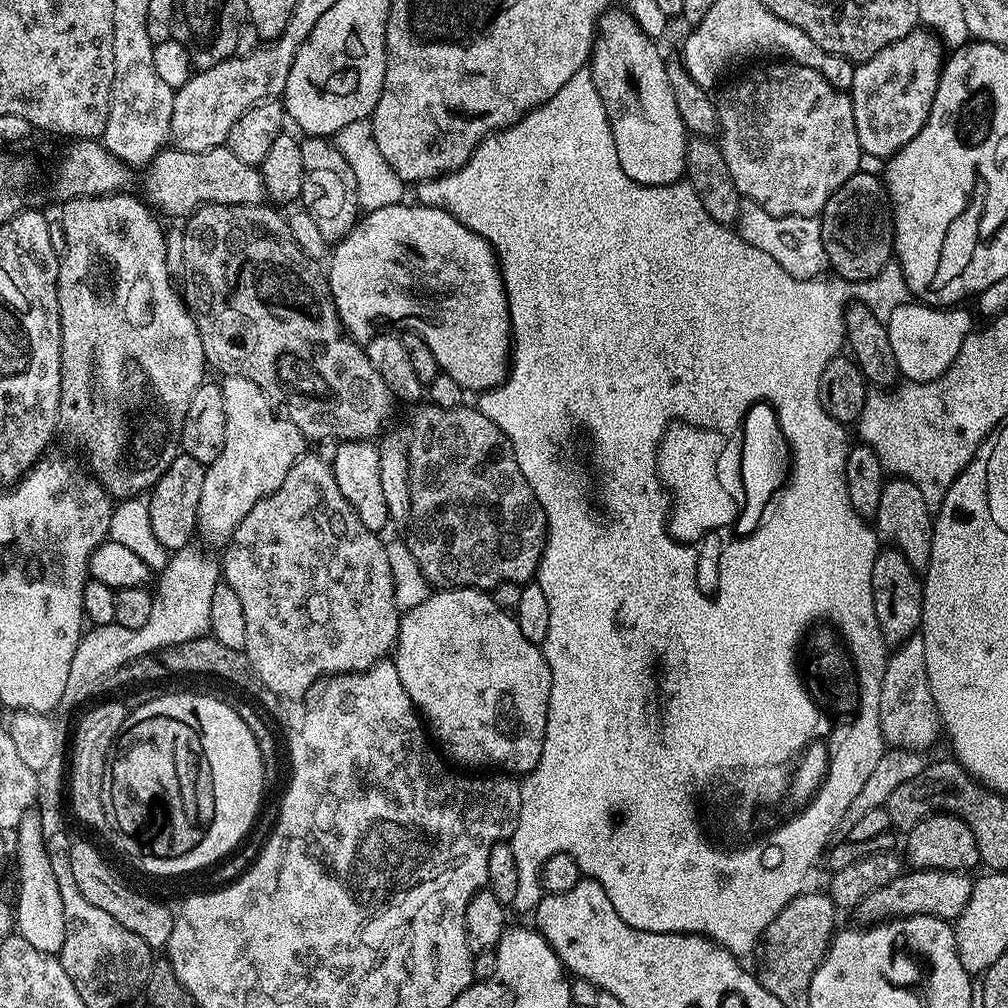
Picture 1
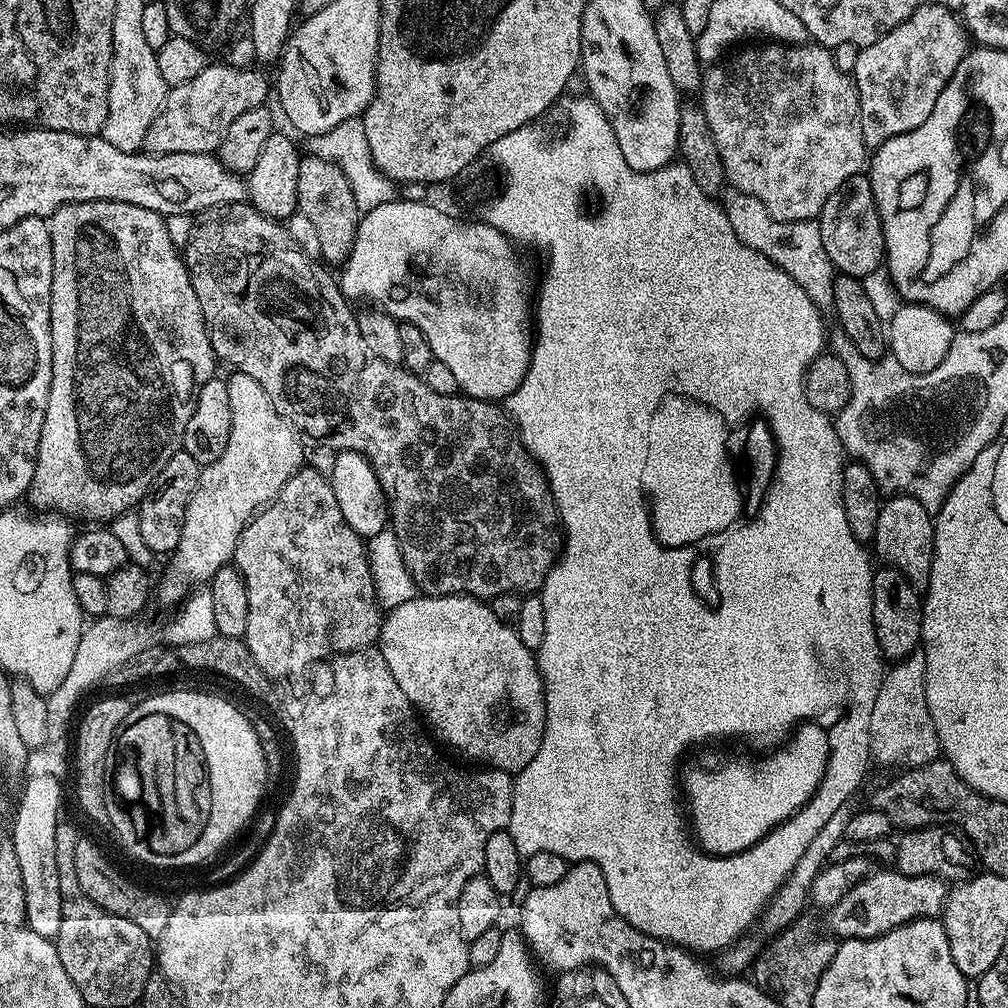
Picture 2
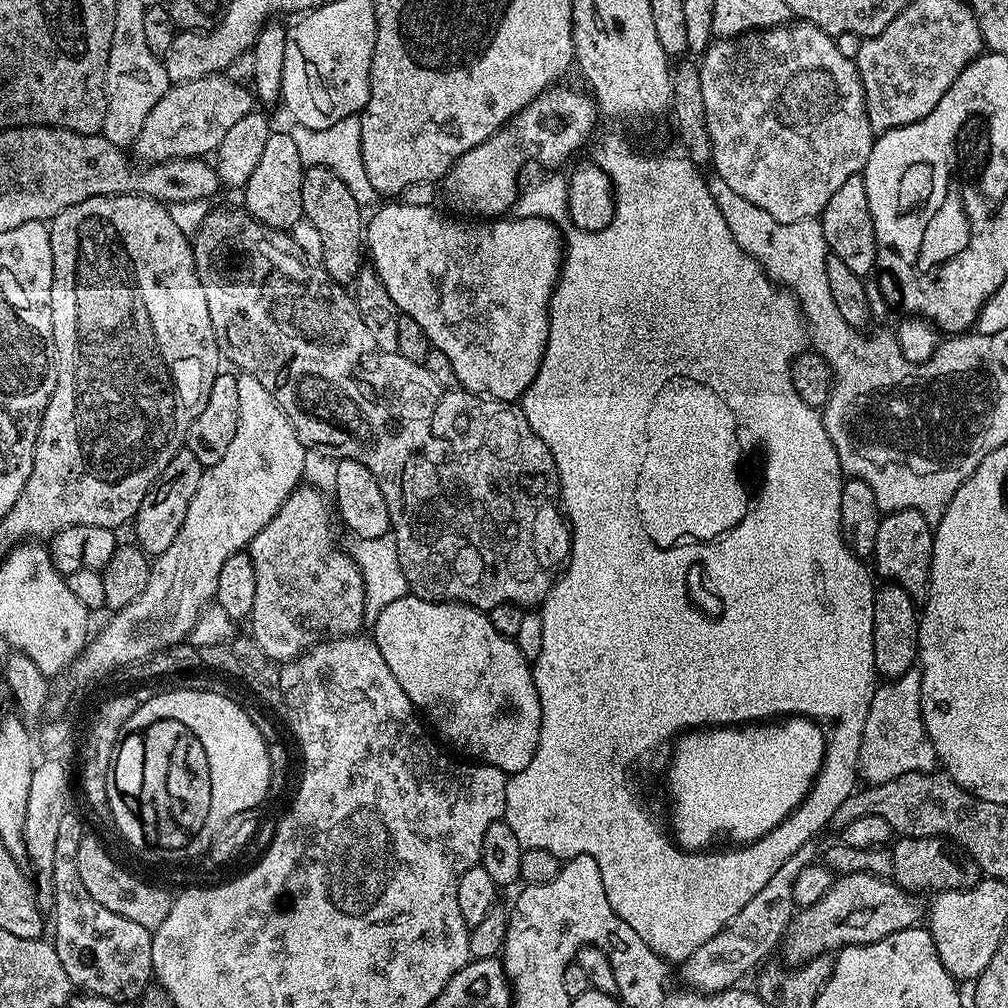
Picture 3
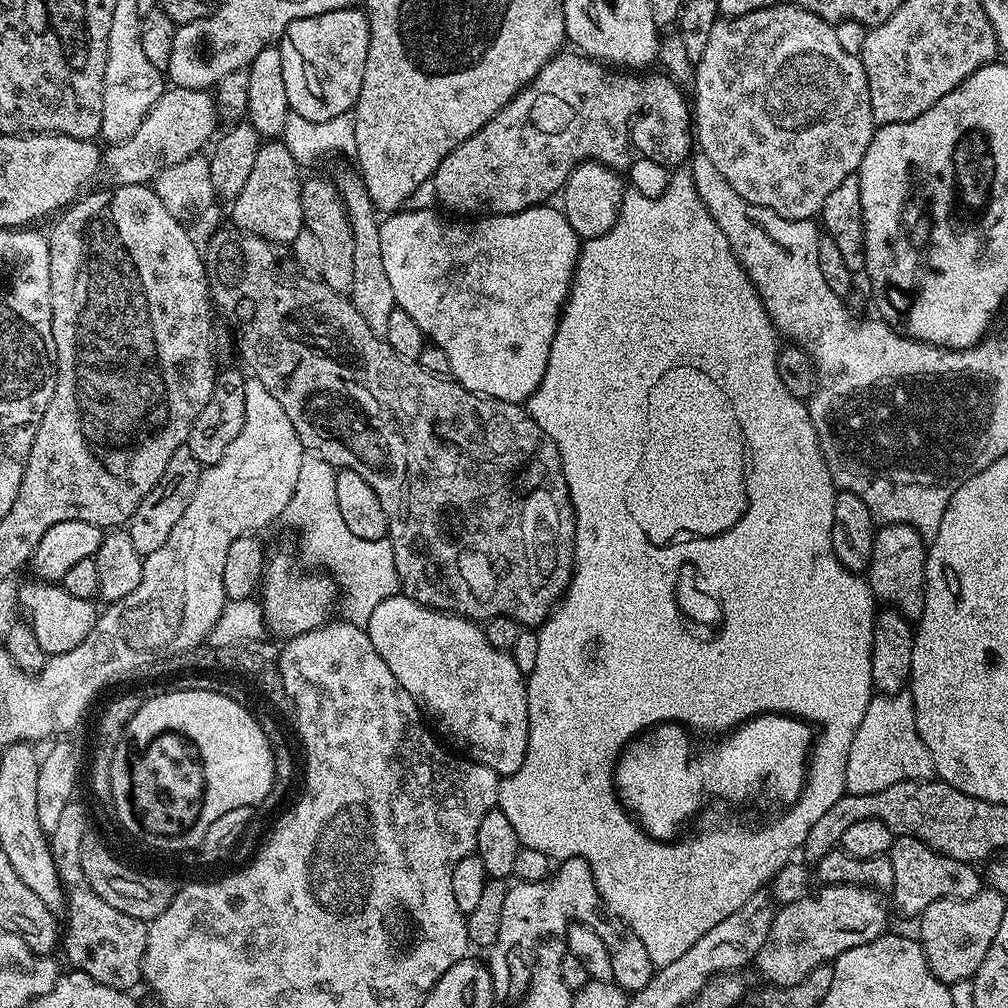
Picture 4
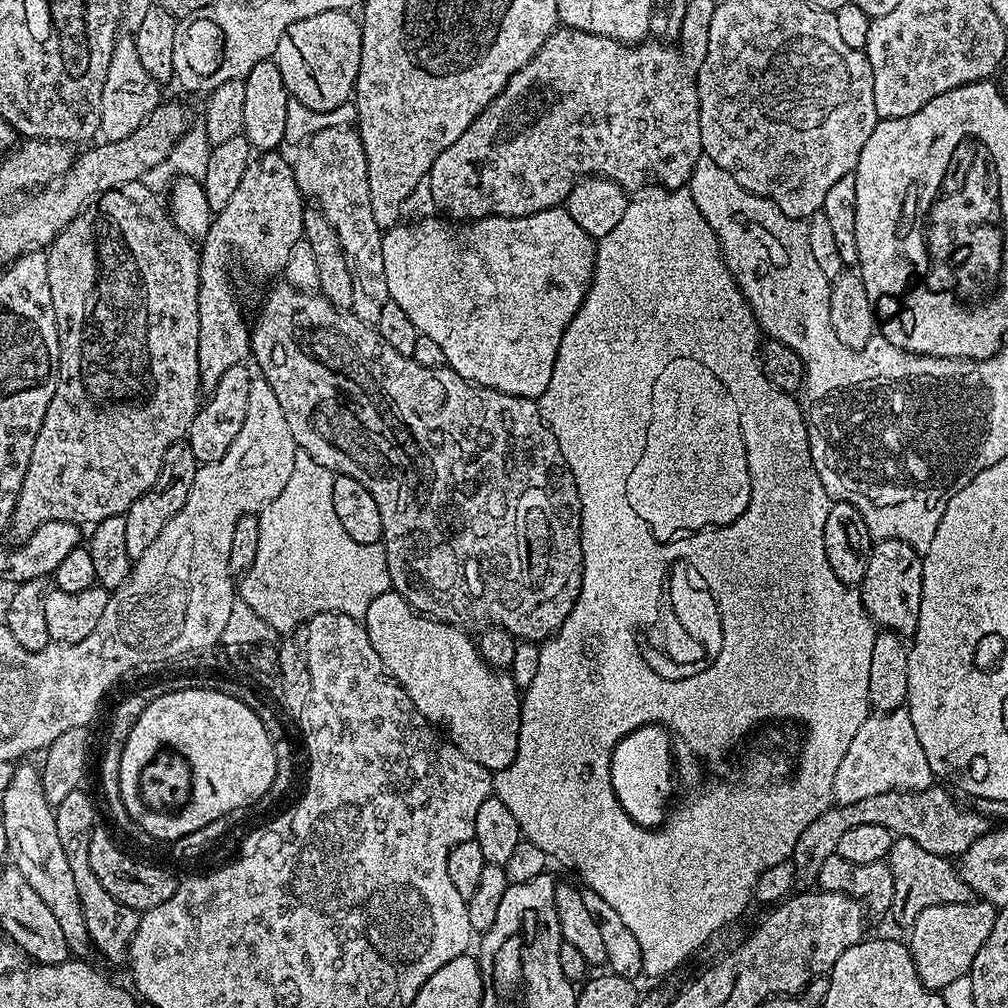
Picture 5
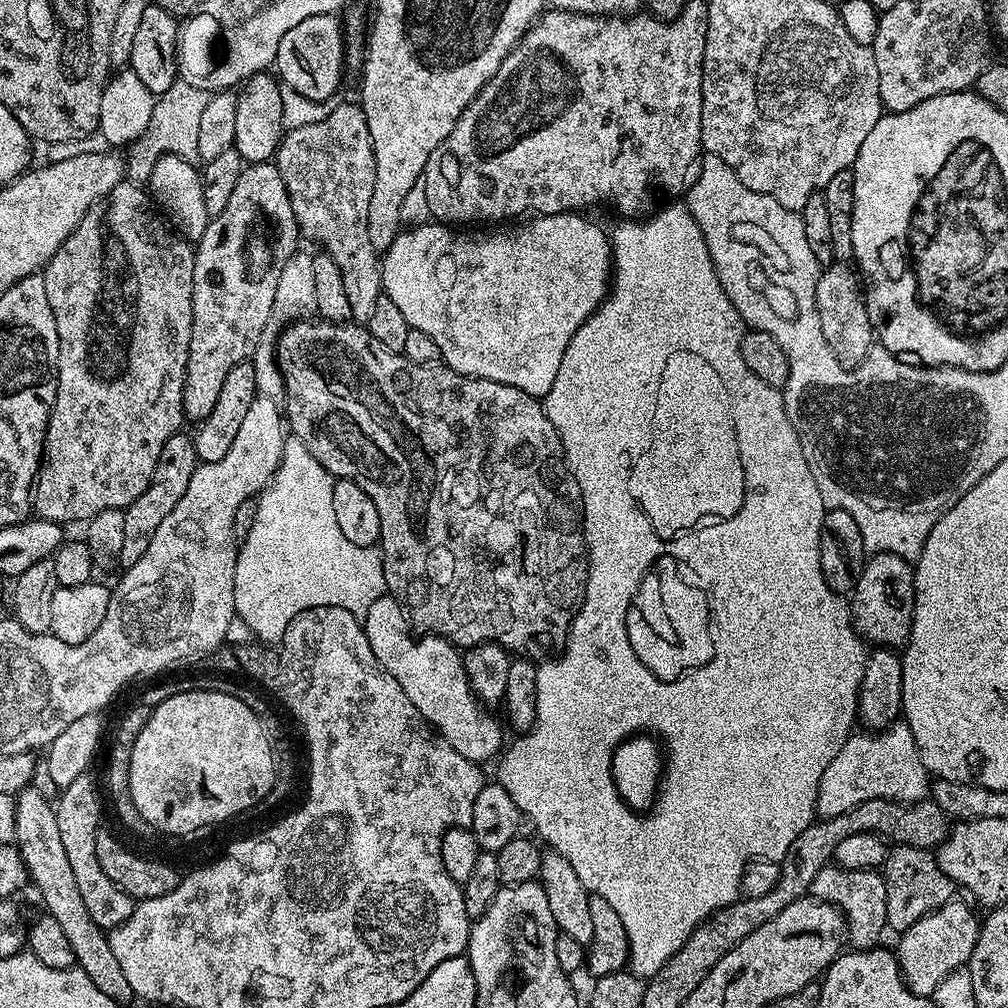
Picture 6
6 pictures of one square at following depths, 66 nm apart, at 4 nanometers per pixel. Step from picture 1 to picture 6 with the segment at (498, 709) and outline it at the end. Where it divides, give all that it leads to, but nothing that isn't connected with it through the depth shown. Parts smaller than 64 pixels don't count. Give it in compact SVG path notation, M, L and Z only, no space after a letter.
M390 594L380 596L378 602L370 606L362 623L366 642L370 642L370 650L374 650L374 658L378 658L385 670L398 678L398 686L402 686L406 698L418 706L418 714L422 714L422 718L439 732L440 737L450 742L462 758L485 762L495 761L501 755L506 744L505 725L501 721L500 725L490 713L484 712L488 710L468 683L461 649L449 640L431 634L421 635L421 640L415 640L408 633L410 624L404 609Z

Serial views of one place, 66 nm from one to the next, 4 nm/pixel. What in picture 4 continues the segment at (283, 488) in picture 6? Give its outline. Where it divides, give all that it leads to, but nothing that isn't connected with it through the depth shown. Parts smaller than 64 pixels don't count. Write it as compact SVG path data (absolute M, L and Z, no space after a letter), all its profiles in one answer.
M305 454L298 469L298 486L294 486L294 496L282 516L284 520L288 519L290 527L300 531L299 559L334 577L337 589L342 593L343 619L367 626L370 614L374 614L374 606L401 591L400 579L394 566L392 543L387 538L358 538L347 528L338 510L338 493L334 491L336 474L337 469L322 458Z

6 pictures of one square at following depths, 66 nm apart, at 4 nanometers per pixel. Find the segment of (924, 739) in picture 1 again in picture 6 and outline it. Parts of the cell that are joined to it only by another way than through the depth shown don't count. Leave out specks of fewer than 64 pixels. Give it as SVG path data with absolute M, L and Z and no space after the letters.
M893 722L883 730L860 730L849 736L846 746L838 750L834 762L830 762L826 774L822 774L815 815L827 818L846 814L846 810L854 810L854 806L871 800L913 804L929 796L930 774L918 754L914 734L910 734L907 724Z

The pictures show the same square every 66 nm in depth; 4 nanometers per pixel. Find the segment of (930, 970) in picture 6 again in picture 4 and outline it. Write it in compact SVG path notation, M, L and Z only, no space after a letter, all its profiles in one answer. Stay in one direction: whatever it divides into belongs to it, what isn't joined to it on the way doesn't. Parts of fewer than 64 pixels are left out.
M988 886L978 894L974 894L974 898L930 902L930 906L926 906L926 910L920 913L918 939L926 954L926 962L930 970L943 984L951 986L954 982L971 980L975 976L978 966L982 966L982 958L986 958L986 950L990 950L990 942L994 942L994 934L998 934L998 925L1002 923L1002 914L1005 910L1005 896L997 892L995 888Z

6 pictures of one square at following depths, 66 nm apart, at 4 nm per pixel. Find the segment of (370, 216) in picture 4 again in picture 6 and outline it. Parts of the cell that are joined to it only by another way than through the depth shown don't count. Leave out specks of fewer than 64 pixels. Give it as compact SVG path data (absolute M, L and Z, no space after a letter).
M337 103L332 112L322 118L322 122L287 129L276 150L274 163L282 174L282 182L286 182L286 194L290 194L290 206L294 206L294 218L301 233L317 240L324 247L321 248L323 255L338 262L338 270L342 270L342 284L346 286L346 294L350 297L352 320L361 326L367 325L370 314L374 314L374 302L378 302L382 295L384 280L380 276L381 257L374 246L370 246L368 233L370 198L374 191L374 146L370 126L366 124L359 103Z

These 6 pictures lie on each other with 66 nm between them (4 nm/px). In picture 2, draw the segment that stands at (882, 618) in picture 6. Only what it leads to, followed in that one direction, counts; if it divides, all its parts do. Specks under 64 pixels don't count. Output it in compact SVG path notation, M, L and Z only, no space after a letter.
M892 494L881 503L878 514L878 530L874 547L875 555L881 556L883 563L890 568L897 568L917 590L927 589L930 582L930 570L934 562L934 534L936 525L933 513L909 496Z

